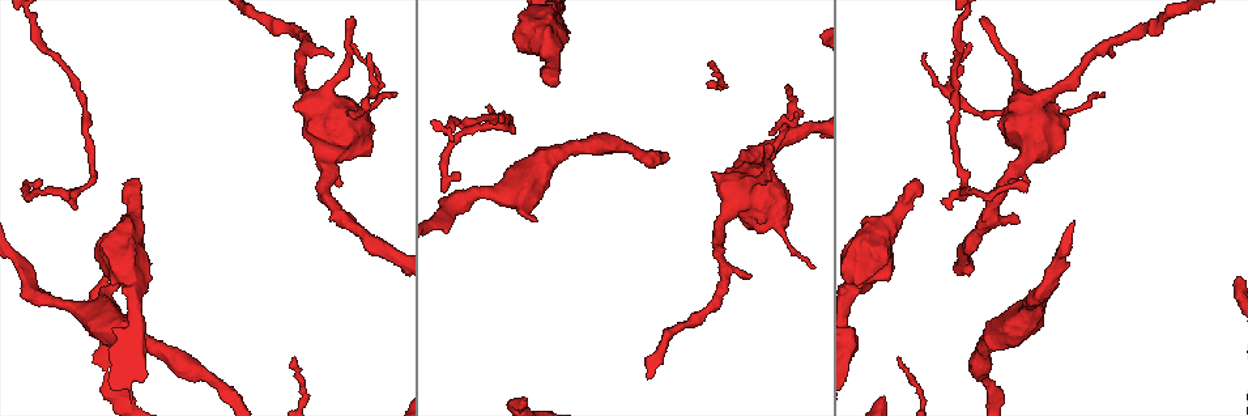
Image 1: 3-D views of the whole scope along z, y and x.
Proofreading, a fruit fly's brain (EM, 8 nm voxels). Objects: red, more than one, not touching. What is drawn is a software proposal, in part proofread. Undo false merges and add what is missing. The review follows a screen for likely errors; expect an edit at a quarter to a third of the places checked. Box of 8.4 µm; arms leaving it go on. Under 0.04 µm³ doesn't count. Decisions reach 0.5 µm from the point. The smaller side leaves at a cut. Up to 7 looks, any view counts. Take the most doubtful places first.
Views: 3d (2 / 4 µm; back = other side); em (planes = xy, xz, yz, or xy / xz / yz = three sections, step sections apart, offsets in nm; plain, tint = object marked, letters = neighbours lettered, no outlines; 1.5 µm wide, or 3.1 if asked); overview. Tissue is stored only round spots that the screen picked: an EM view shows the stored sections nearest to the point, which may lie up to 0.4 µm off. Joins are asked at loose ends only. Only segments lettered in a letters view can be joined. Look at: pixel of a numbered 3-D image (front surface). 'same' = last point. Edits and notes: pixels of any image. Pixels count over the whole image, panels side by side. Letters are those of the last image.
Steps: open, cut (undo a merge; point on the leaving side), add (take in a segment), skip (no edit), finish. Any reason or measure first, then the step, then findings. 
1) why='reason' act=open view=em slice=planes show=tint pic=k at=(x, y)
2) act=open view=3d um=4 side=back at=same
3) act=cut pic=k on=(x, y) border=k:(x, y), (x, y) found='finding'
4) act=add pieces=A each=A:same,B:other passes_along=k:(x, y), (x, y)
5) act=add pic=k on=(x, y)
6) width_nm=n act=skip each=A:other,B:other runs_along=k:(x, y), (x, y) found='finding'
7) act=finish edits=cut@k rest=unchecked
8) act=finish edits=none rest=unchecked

why='free end' act=open view=3d um=4 pic=1 at=(139, 181)

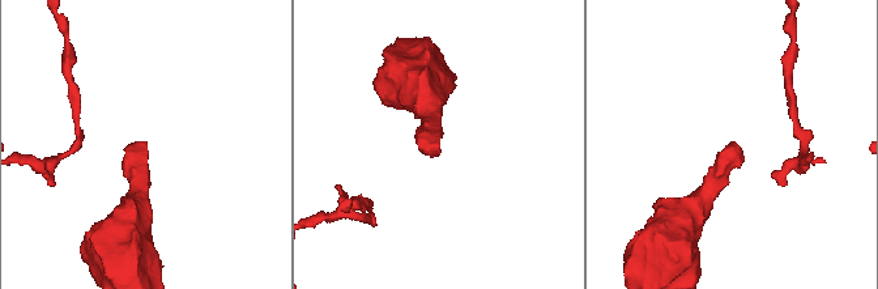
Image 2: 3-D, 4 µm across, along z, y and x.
act=open view=em slice=xy step=4 show=letters pic=2 at=(735, 141)

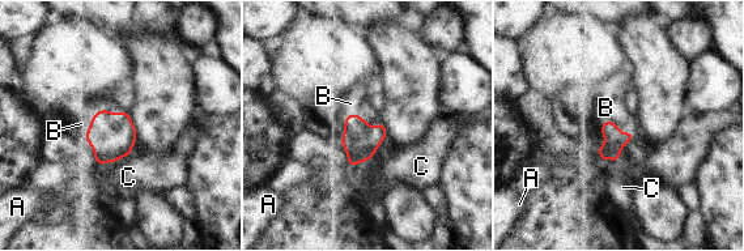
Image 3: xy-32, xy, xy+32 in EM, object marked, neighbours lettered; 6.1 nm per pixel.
act=add pieces=B each=A:other,B:same,C:other passes_along=3:(111, 136), (98, 111), (81, 123) found='it goes on there'

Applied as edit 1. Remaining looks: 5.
act=open view=overview

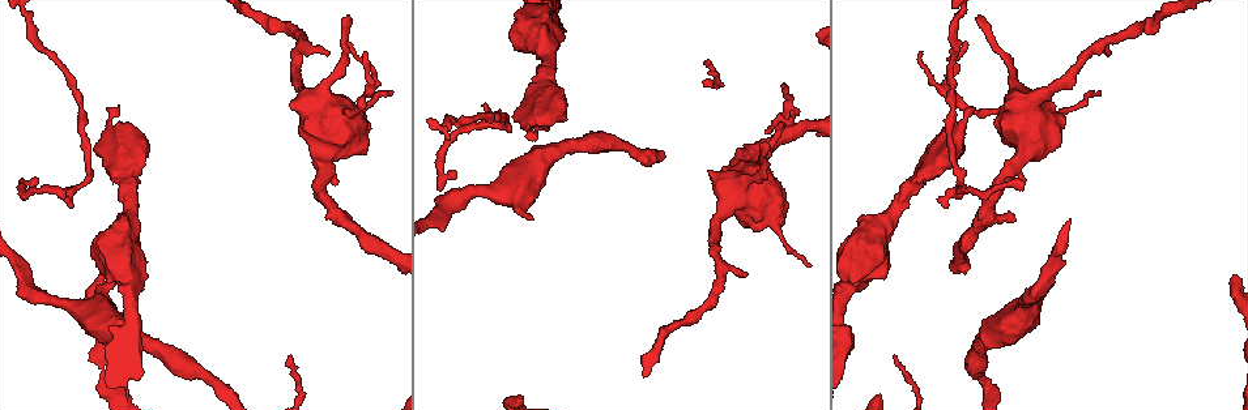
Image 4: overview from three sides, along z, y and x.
why='an open end' act=open view=em slice=planes show=letters pic=4 at=(746, 274)

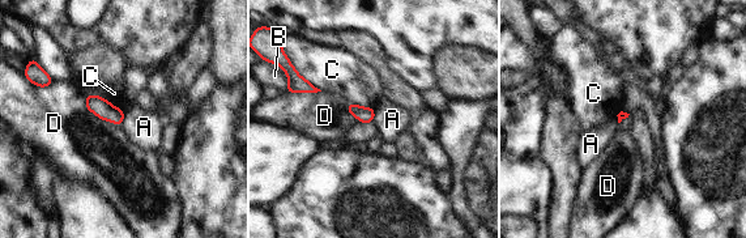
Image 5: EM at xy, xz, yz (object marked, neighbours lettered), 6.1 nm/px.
act=skip each=A:other,B:other,C:other,D:other found='none of them fits'

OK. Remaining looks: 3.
why='an open end' act=open view=3d um=4 pic=4 at=(116, 107)

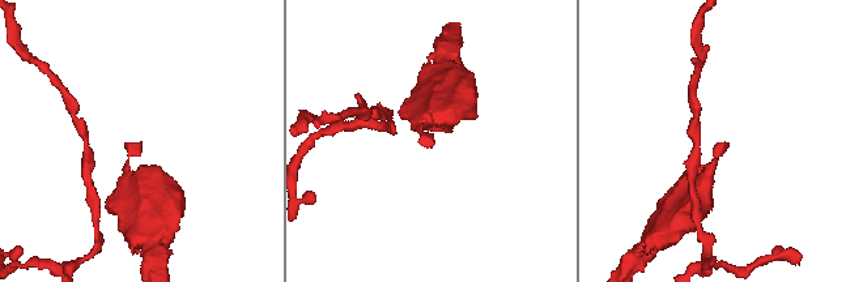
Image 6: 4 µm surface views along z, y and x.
act=open view=em slice=planes show=letters pic=6 at=(137, 146)

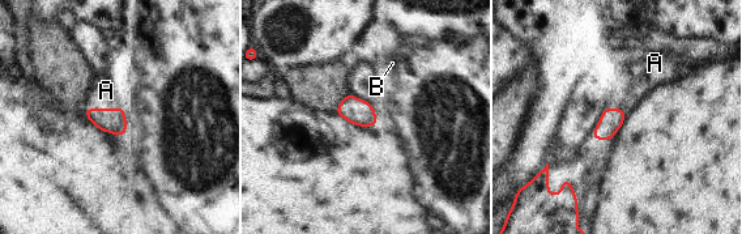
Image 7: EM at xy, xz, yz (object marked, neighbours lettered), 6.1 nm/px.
act=add pieces=A each=A:same,B:other passes_along=7:(112, 120), (102, 109), (106, 90) found='it goes on there'

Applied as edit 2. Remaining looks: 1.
act=finish edits=add@3,add@7 rest=unchecked

